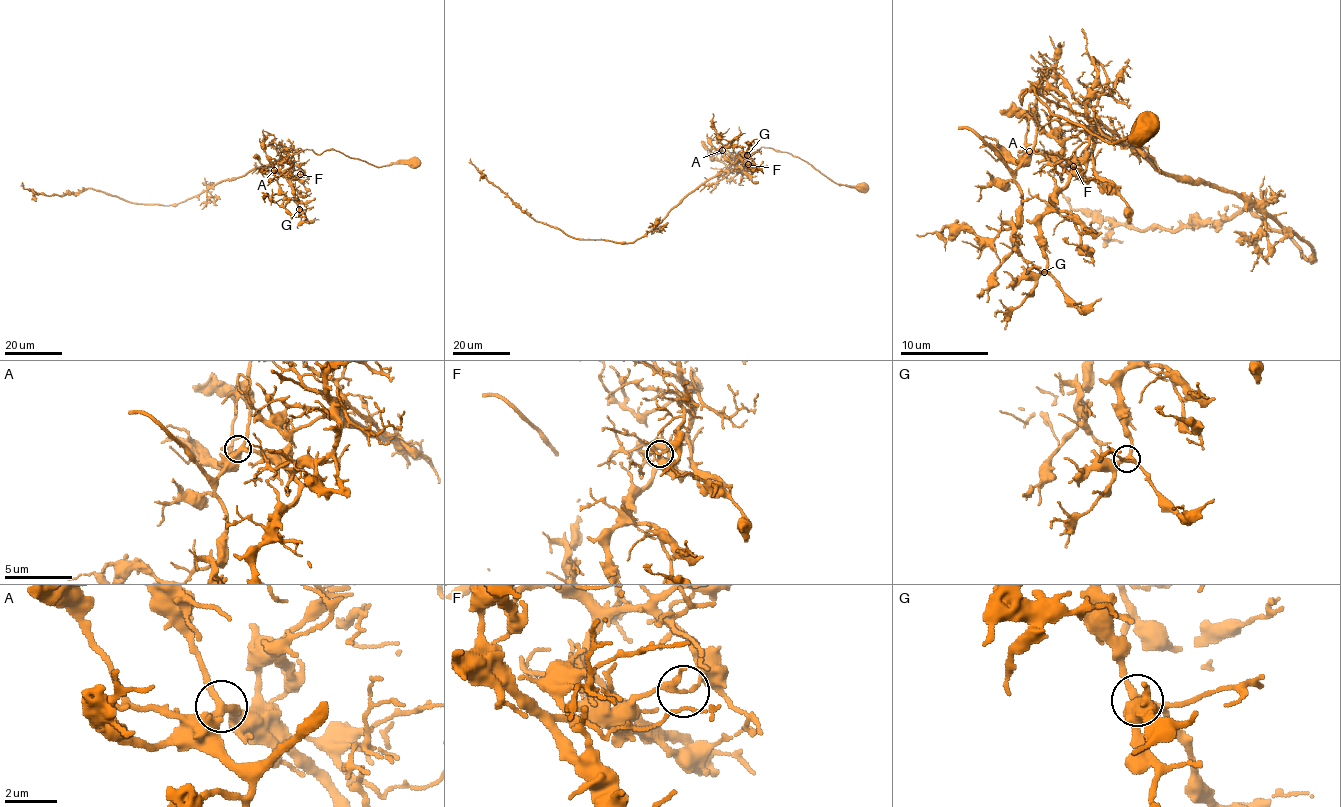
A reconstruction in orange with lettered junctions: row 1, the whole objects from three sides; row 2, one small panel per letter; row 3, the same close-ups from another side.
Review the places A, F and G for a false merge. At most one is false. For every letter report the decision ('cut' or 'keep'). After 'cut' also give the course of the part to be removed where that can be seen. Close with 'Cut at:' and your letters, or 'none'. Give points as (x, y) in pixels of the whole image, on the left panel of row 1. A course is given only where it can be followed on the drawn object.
A: keep
F: cut; course (301, 175), (283, 177), (274, 171), (279, 191), (271, 198), (265, 195), (265, 197)
G: keep
Cut at: F

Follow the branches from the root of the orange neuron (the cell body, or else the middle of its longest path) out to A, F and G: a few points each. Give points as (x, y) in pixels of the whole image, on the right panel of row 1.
A: (1145, 131), (1108, 142), (1055, 116), (1033, 90), (1022, 103), (1031, 88), (1088, 125), (1057, 153), (1029, 151)
F: (1145, 131), (1108, 142), (1055, 116), (1033, 90), (1022, 103), (1027, 90), (1090, 123), (1095, 136), (1073, 166)
G: (1145, 131), (1108, 142), (1033, 90), (1020, 96), (1033, 88), (1092, 134), (1040, 221), (1044, 272)

